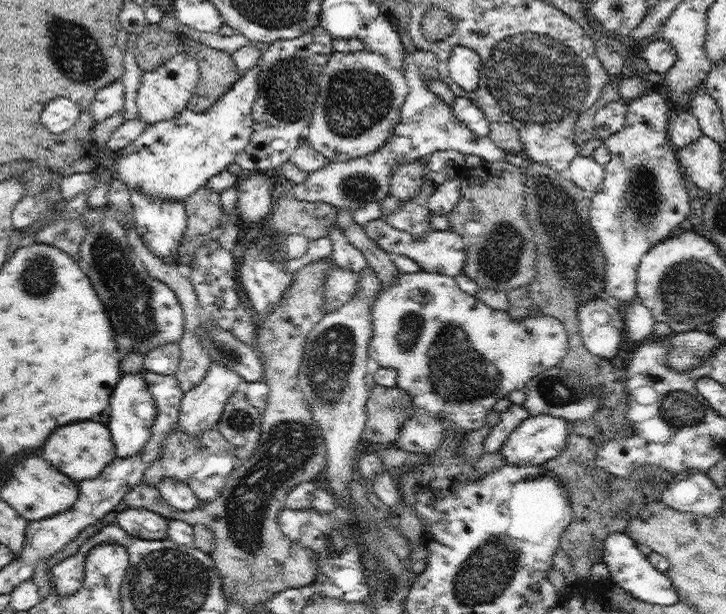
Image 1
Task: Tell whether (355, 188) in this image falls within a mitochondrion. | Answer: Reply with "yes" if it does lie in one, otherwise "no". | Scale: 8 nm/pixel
yes

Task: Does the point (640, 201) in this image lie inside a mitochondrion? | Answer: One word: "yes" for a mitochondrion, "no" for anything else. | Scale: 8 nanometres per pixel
yes

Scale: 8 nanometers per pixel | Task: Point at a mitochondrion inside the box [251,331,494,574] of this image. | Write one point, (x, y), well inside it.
(340, 539)

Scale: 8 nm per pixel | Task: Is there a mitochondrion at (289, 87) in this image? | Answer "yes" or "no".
yes

